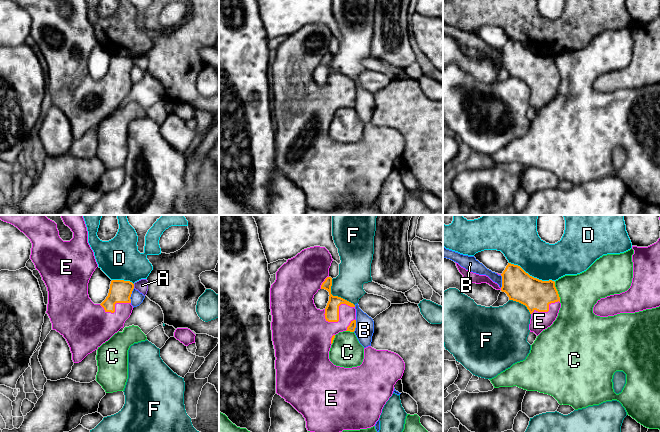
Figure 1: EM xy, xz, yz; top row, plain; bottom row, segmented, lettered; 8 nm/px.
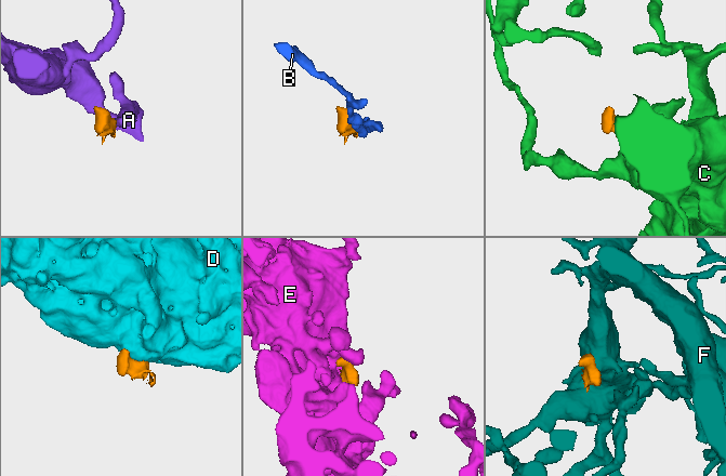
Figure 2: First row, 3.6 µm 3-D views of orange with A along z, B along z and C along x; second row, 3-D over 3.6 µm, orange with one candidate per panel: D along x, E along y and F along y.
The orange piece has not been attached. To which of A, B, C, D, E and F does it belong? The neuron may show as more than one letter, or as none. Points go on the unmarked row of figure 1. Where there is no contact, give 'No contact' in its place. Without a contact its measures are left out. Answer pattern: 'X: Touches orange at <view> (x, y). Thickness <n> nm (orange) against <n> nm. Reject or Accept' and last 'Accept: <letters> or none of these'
A: Touches orange at xy (133, 62). Thickness 180 nm (orange) against 100 nm. Reject
B: Touches orange at xy (130, 71). Thickness 180 nm (orange) against 100 nm. Reject
C: Touches orange at yz (557, 68). Thickness 240 nm (orange) against 300 nm. Reject
D: Touches orange at yz (531, 52). Thickness 240 nm (orange) against 300 nm. Reject
E: Touches orange at xz (338, 89). Thickness 110 nm (orange) against 280 nm. Accept
F: Touches orange at xz (336, 72). Thickness 110 nm (orange) against 240 nm. Reject
Accept: E

